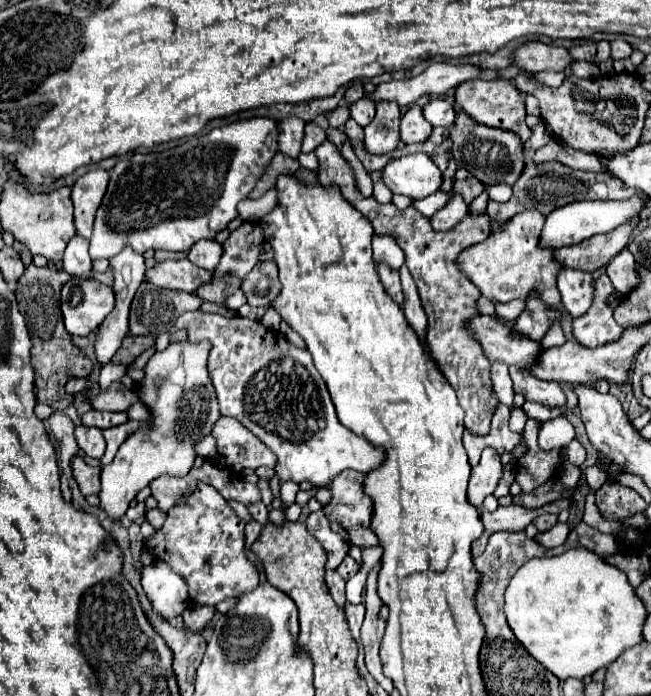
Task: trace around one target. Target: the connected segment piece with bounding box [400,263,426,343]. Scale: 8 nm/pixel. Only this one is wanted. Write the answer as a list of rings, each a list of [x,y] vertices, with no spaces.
[[[406,263],[400,267],[400,279],[402,279],[402,289],[404,289],[404,303],[402,303],[404,315],[406,315],[408,323],[410,323],[410,327],[420,337],[420,341],[424,343],[424,337],[426,337],[426,313],[422,309],[416,285],[412,281],[412,275],[410,275],[408,267],[406,267]]]

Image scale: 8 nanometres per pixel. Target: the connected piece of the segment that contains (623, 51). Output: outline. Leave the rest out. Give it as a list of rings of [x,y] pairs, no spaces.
[[[614,39],[610,41],[610,45],[612,45],[612,59],[626,59],[632,53],[630,43],[626,43],[624,39]]]

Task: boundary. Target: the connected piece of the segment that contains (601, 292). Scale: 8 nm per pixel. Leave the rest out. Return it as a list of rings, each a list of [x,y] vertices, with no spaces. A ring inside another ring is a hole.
[[[606,273],[594,281],[592,307],[572,321],[572,333],[578,343],[586,347],[598,347],[616,341],[622,335],[622,327],[614,321],[612,309],[608,307],[608,297],[614,291],[616,289]]]

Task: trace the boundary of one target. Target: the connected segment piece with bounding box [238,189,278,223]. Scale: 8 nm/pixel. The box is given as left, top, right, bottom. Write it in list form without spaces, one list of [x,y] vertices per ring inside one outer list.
[[[270,189],[264,197],[260,199],[244,199],[238,203],[238,217],[242,221],[248,223],[258,223],[266,213],[270,213],[270,209],[276,205],[276,193],[274,189]]]

